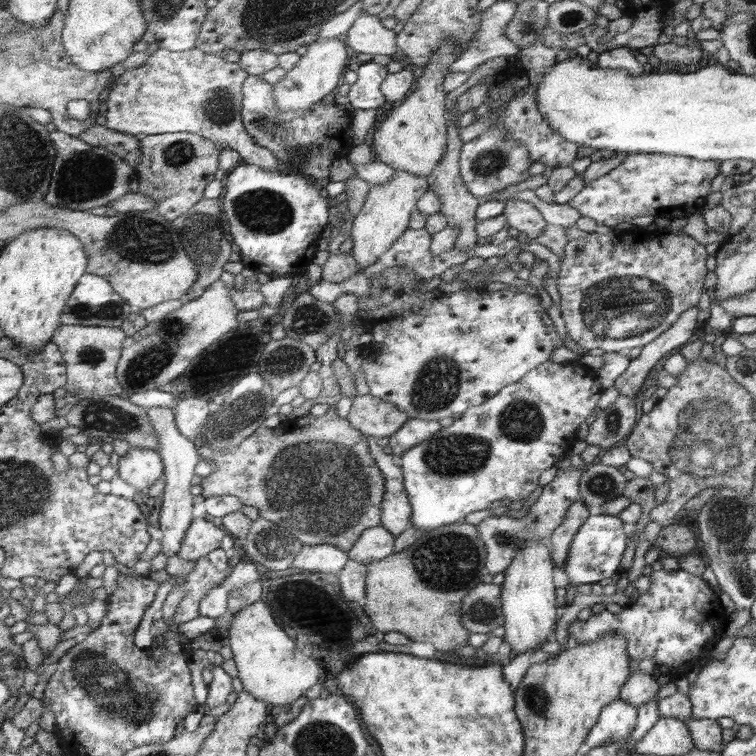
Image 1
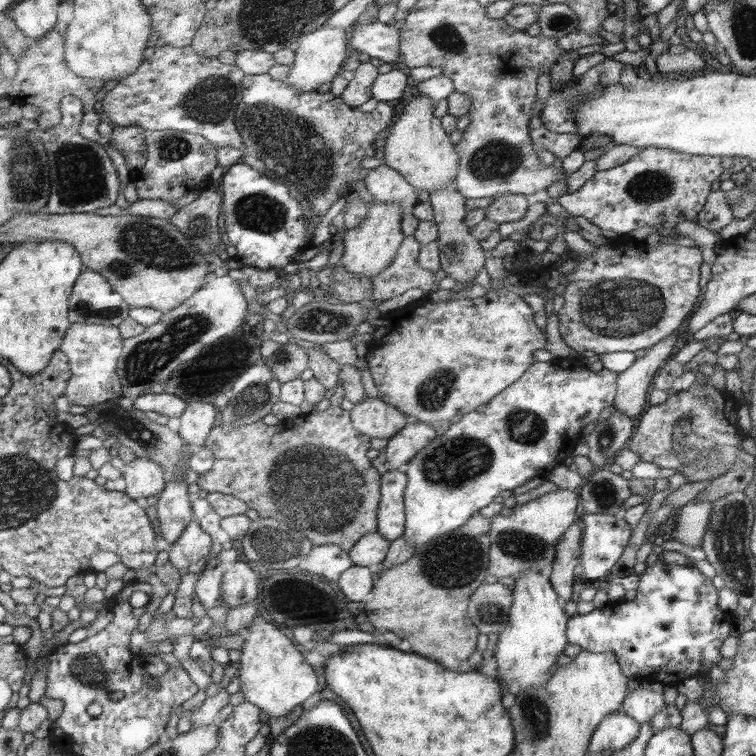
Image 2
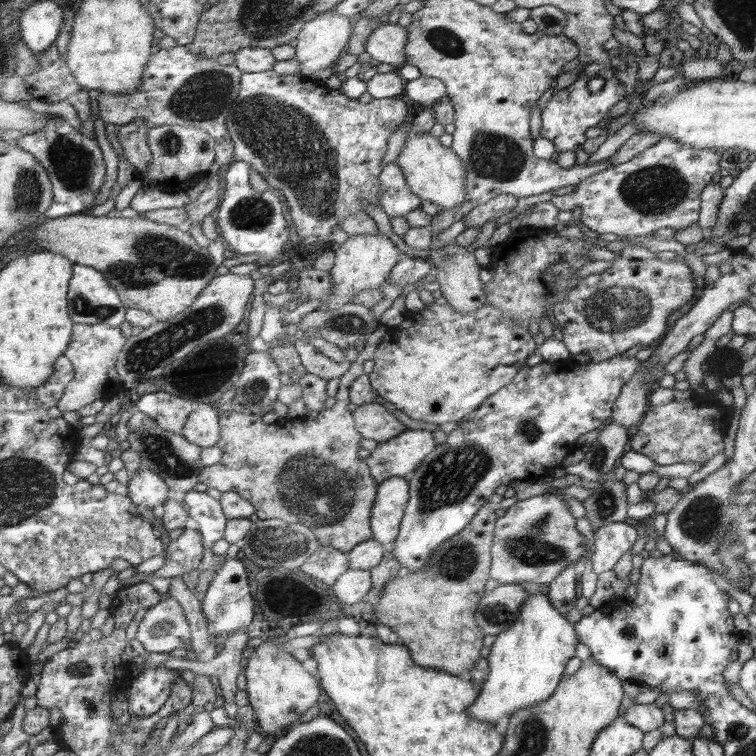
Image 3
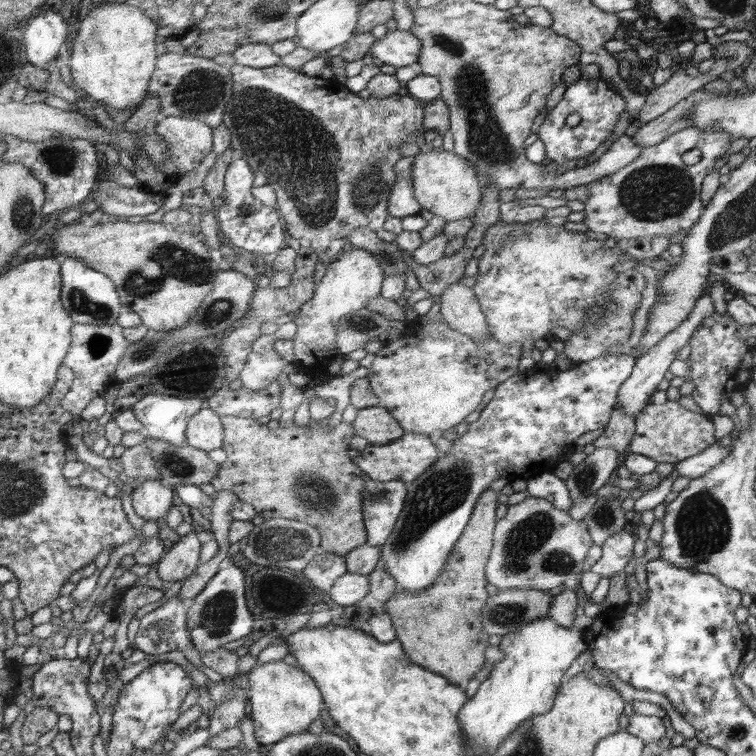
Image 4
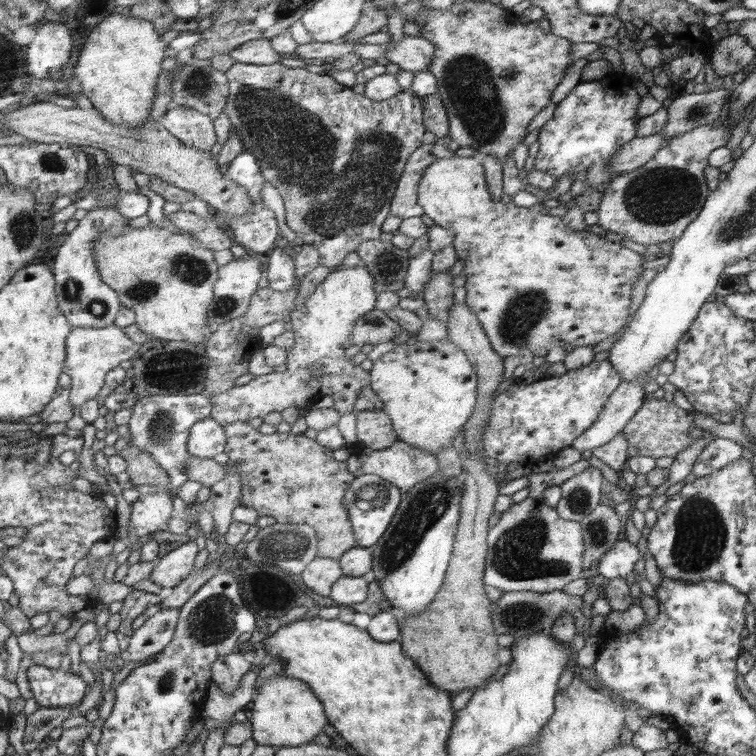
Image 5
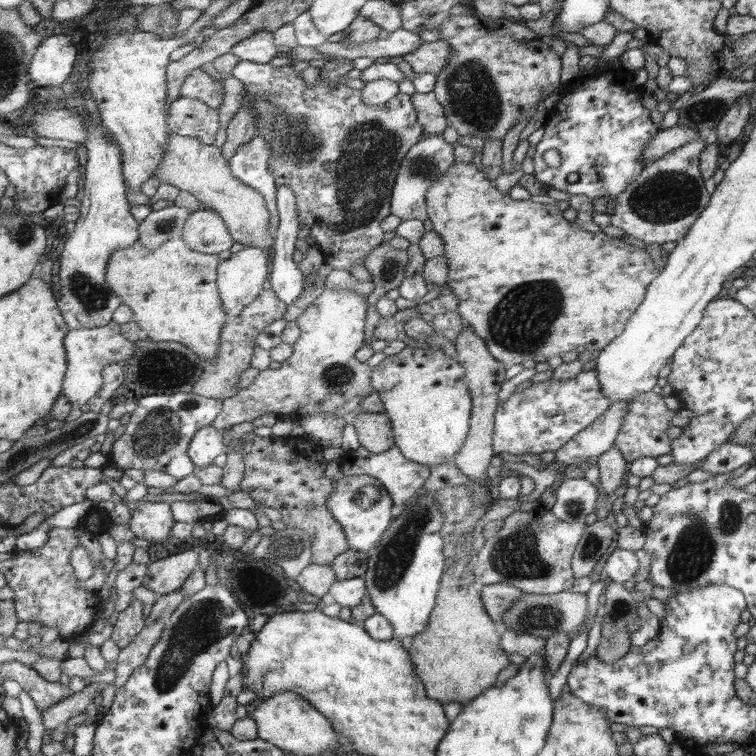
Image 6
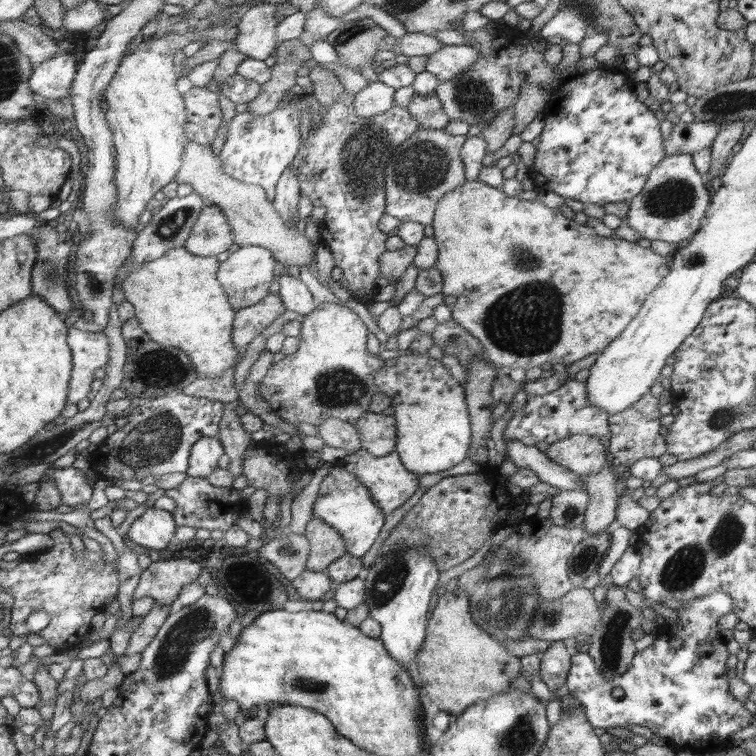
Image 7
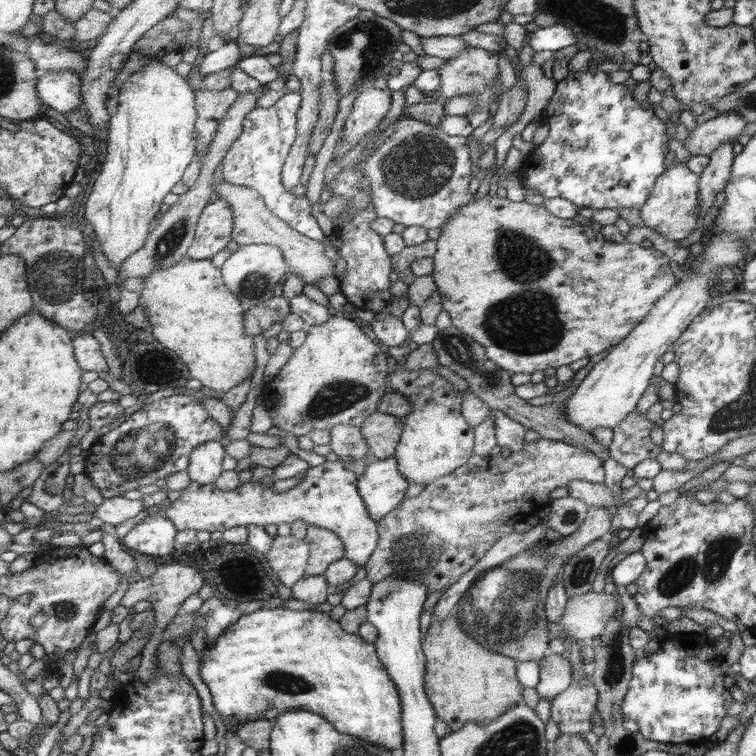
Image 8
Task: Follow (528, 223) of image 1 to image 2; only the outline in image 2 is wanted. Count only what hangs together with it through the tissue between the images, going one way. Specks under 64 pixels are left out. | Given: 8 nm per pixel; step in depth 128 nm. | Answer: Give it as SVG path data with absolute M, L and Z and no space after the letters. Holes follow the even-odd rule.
M508 193L498 196L497 200L484 210L487 215L486 220L504 226L506 223L523 220L529 210L529 203L526 195Z

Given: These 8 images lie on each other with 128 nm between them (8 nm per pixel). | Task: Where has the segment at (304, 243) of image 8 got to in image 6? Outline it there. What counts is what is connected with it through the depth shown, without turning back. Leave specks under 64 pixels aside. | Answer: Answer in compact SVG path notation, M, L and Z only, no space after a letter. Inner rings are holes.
M172 132L165 148L165 156L155 169L158 179L177 187L180 191L189 192L198 199L202 207L215 211L226 224L228 233L235 242L245 247L272 251L274 236L269 228L272 214L267 210L262 194L234 178L229 162L222 157L221 148Z

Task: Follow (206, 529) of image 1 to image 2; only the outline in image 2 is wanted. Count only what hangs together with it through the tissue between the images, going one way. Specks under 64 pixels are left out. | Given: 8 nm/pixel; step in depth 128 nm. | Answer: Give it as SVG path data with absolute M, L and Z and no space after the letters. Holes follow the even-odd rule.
M190 521L180 538L168 549L169 560L178 570L188 568L190 564L206 559L212 550L212 537L198 522Z

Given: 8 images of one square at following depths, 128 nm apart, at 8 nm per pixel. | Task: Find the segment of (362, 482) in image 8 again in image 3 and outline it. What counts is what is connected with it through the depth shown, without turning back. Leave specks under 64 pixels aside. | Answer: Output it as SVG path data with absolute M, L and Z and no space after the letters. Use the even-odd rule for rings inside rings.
M407 429L395 439L378 443L366 464L378 483L393 476L405 477L416 471L437 445L432 432Z

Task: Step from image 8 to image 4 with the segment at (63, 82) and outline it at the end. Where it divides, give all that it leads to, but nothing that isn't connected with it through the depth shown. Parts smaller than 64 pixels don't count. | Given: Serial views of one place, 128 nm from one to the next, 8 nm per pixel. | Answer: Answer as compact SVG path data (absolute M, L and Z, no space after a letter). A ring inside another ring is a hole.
M52 9L37 12L23 27L22 44L26 48L26 60L34 67L48 68L48 62L60 54L60 46L66 40L68 26L65 17Z

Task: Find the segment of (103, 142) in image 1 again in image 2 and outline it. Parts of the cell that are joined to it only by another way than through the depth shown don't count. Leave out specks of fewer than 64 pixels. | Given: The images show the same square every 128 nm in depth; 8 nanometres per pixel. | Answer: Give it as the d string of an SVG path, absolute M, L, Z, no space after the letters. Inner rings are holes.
M115 125L113 128L108 143L125 157L130 170L138 170L145 166L147 160L145 135L146 130L140 126Z

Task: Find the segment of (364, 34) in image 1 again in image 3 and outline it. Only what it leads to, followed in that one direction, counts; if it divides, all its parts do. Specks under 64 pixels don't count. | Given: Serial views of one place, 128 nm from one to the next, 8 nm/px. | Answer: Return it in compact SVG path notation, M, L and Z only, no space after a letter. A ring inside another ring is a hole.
M384 23L368 36L365 51L378 62L386 62L396 67L408 58L405 52L408 42L409 33L406 27L398 26L398 23Z

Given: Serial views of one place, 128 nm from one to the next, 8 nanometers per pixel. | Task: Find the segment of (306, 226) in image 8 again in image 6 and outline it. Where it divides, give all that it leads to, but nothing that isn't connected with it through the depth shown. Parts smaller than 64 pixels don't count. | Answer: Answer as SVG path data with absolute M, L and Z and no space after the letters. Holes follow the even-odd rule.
M254 136L251 142L236 150L234 156L230 158L229 168L234 178L262 194L267 210L273 216L273 212L277 211L277 187L275 186L274 176L269 172L269 148L271 148L271 144L264 141L262 136Z

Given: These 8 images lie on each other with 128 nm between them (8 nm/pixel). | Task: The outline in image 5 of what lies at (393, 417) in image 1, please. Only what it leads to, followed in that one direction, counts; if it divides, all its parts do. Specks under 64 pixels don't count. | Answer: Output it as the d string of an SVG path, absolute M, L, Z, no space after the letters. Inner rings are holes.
M382 409L356 411L358 445L371 449L386 449L398 441L392 418Z

